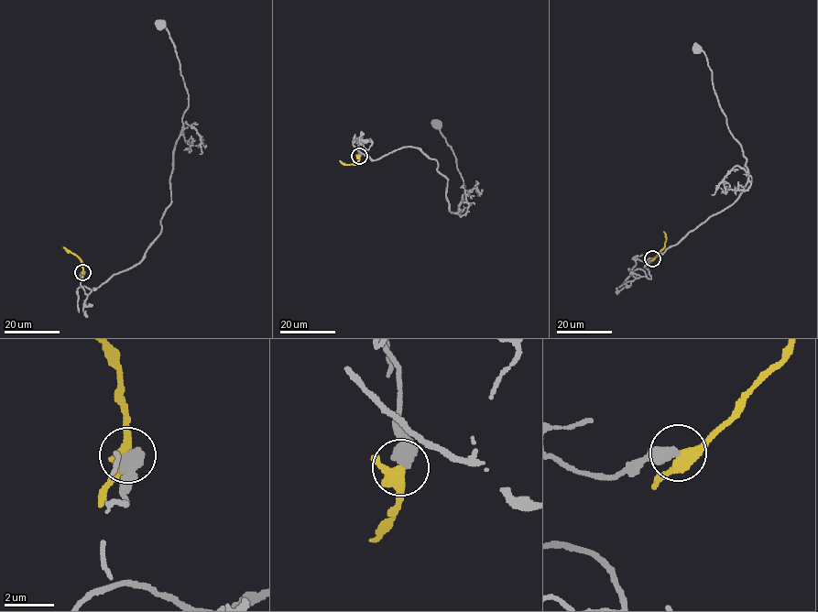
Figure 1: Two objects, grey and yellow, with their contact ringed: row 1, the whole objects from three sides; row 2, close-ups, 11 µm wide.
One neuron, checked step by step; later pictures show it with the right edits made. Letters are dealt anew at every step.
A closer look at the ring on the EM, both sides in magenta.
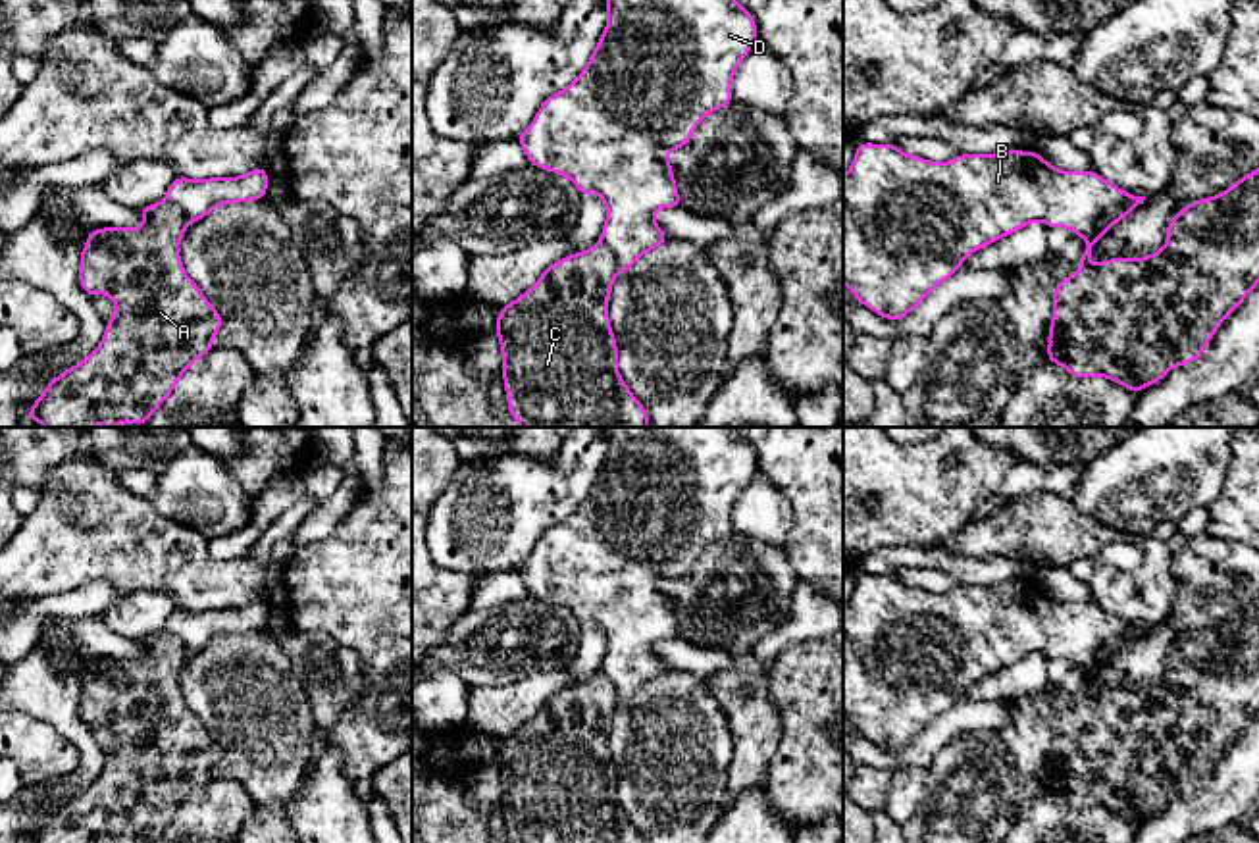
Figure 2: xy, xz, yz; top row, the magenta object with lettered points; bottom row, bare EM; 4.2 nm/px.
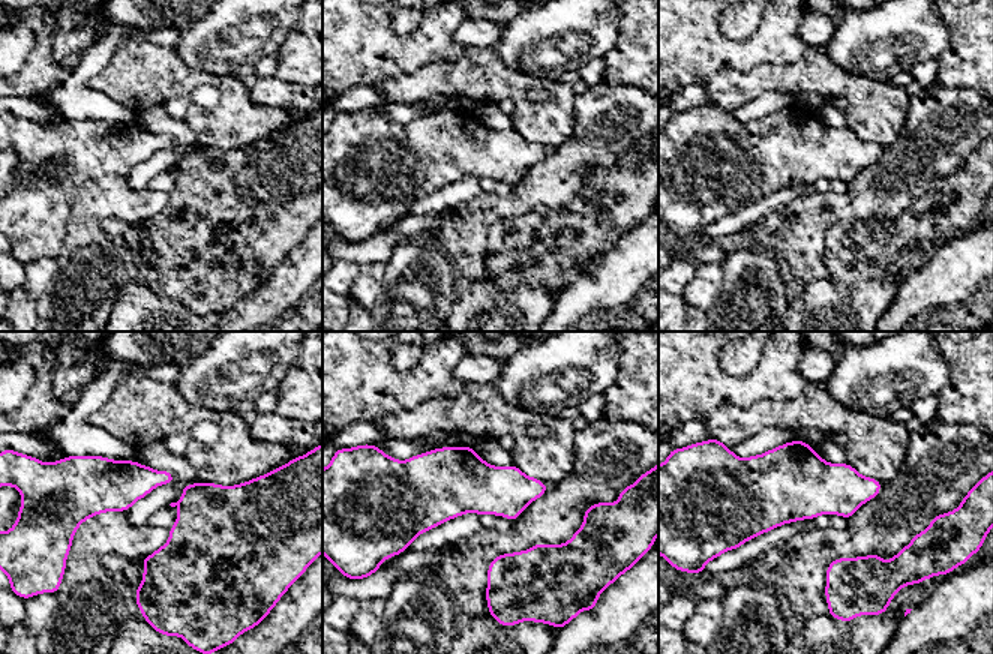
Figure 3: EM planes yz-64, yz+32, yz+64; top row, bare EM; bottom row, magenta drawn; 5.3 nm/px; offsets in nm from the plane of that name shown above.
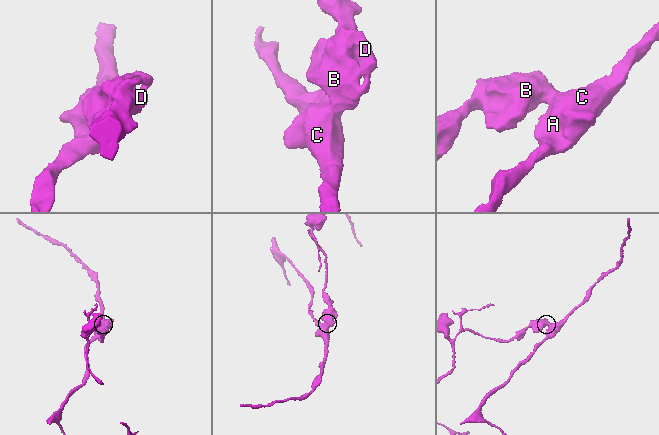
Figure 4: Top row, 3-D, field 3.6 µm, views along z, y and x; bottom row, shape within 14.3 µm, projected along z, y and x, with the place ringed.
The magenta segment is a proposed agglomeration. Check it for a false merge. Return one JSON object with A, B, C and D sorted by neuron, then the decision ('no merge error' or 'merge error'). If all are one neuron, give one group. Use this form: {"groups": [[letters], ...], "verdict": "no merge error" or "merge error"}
{"groups": [["A", "C"], ["B", "D"]], "verdict": "merge error"}

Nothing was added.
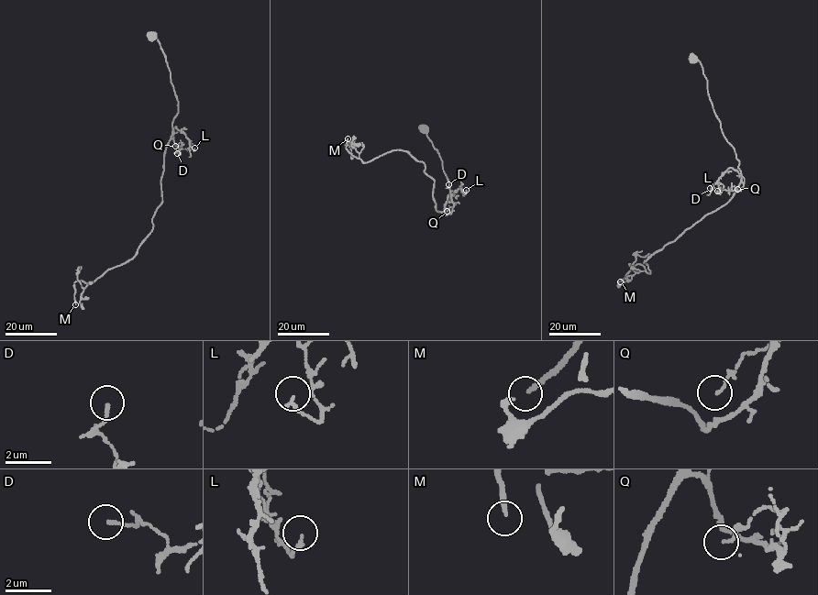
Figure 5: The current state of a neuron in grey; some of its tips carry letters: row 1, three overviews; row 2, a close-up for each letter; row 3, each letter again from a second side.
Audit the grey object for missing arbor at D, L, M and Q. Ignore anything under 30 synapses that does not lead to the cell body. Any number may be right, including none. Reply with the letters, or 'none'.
M

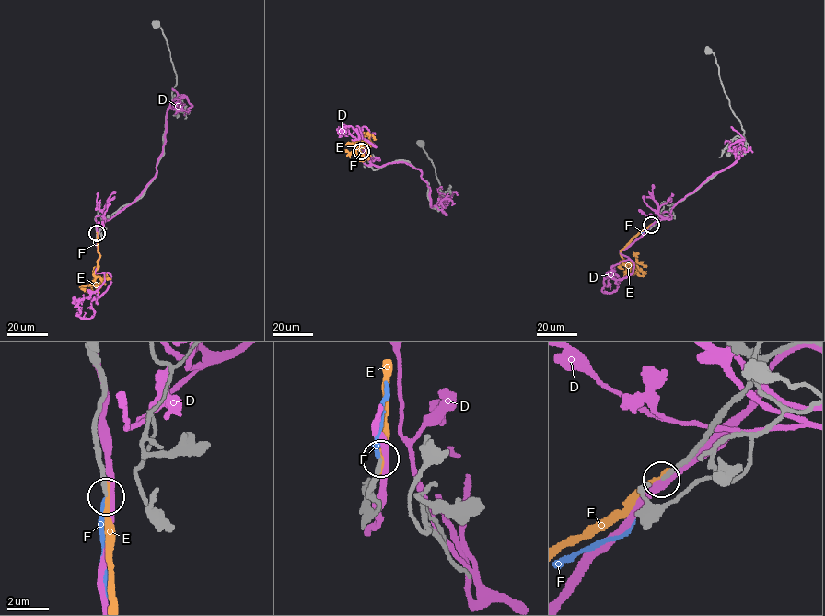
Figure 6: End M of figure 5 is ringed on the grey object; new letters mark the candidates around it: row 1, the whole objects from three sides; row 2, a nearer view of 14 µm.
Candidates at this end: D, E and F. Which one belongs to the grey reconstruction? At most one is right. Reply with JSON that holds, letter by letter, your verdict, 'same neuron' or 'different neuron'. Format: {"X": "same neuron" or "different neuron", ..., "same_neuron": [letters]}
{"D": "different neuron", "E": "different neuron", "F": "same neuron", "same_neuron": ["F"]}

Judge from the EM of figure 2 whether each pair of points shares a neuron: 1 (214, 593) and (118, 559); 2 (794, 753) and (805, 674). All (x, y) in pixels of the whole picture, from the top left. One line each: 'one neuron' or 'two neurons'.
1: one neuron
2: one neuron

